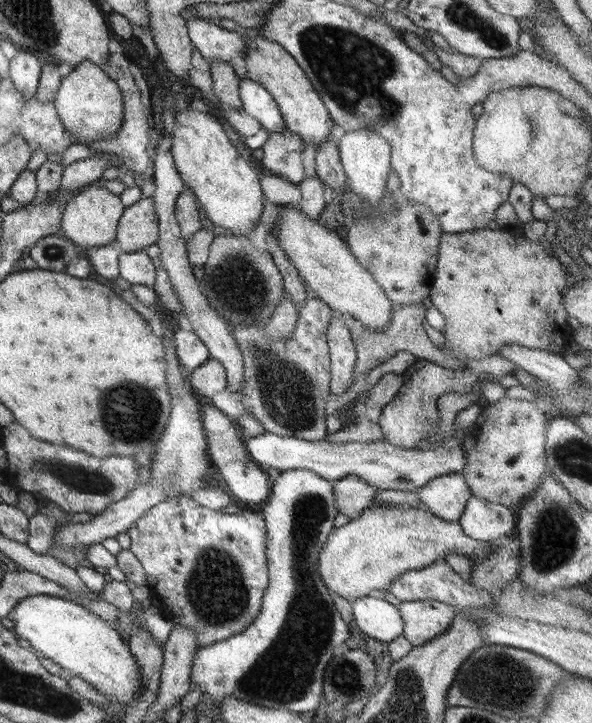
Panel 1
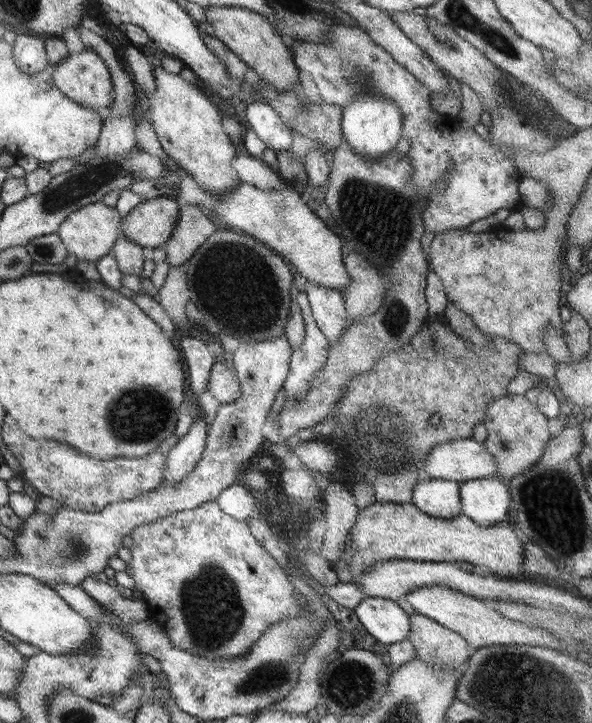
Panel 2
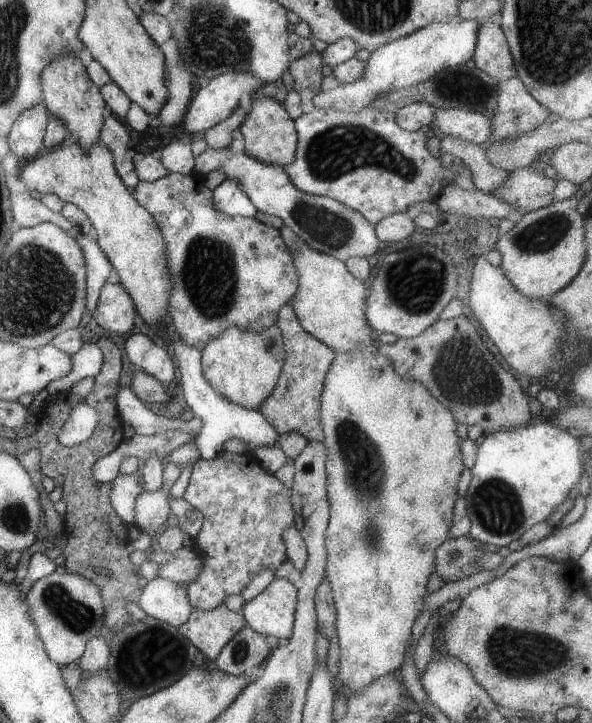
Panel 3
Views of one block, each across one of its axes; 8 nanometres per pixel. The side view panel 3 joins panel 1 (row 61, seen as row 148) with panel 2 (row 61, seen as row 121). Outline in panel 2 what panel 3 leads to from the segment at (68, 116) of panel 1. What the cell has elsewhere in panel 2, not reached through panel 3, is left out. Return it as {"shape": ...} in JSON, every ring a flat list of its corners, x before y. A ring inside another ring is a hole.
{"shape":[[85,48,78,54,68,55,63,61,59,61,53,67,49,66,46,74,51,75,55,87,63,95,85,107,85,109,99,111,112,104,111,92,113,90,109,71,101,57,95,51,91,51,91,49]]}

